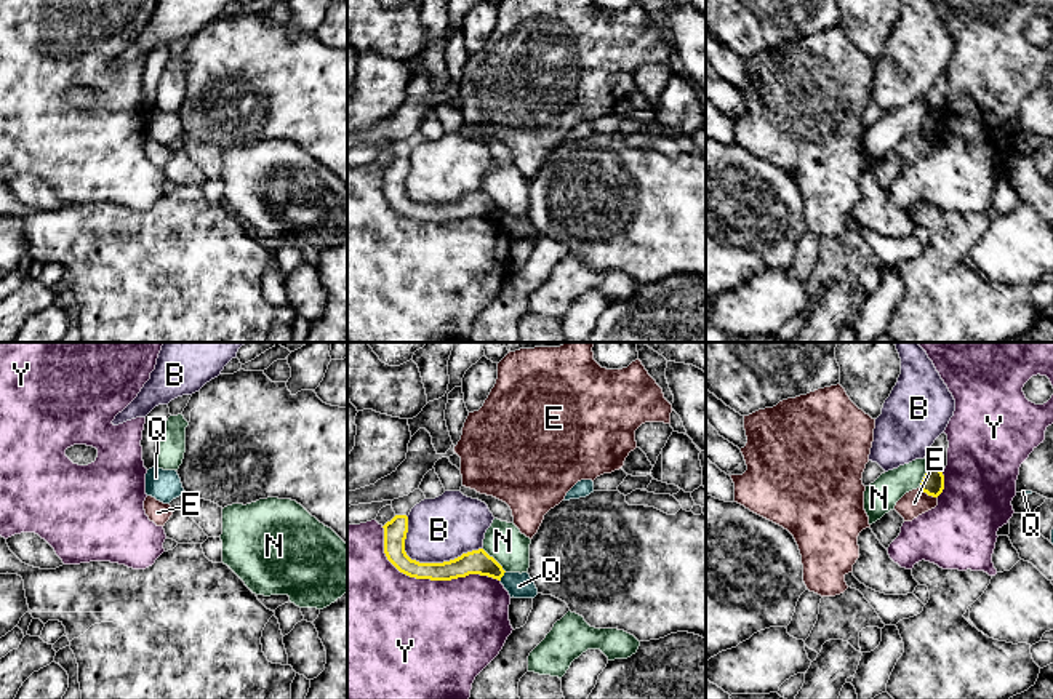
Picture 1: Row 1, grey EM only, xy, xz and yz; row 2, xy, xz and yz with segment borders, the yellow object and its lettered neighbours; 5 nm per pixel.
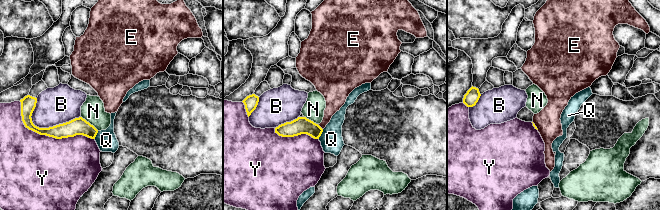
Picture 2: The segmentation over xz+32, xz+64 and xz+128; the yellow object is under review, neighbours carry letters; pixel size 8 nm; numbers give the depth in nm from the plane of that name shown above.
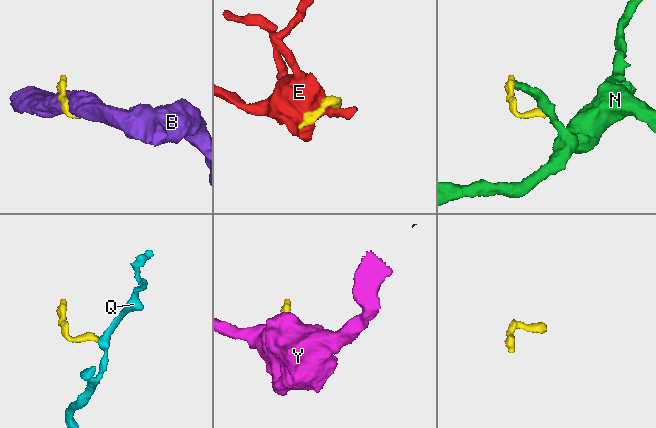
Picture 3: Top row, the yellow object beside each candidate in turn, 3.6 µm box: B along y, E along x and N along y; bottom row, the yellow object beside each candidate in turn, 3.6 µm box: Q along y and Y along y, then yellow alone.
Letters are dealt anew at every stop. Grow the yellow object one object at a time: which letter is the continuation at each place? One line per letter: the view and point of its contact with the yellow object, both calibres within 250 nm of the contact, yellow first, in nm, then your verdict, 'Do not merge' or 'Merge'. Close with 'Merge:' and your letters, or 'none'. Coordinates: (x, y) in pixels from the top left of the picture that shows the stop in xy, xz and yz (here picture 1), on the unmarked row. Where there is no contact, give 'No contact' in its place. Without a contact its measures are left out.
B: Touches yellow at xz (426, 205). Thickness 120 nm (yellow) against 320 nm. Do not merge
E: Touches yellow at yz (928, 136). Thickness 110 nm (yellow) against 130 nm. Do not merge
N: Touches yellow at xz (495, 202). Thickness 130 nm (yellow) against 190 nm. Do not merge
Q: Touches yellow at xz (503, 216). Thickness 130 nm (yellow) against 130 nm. Do not merge
Y: Touches yellow at xz (428, 219). Thickness 120 nm (yellow) against 480 nm. Do not merge
Merge: none

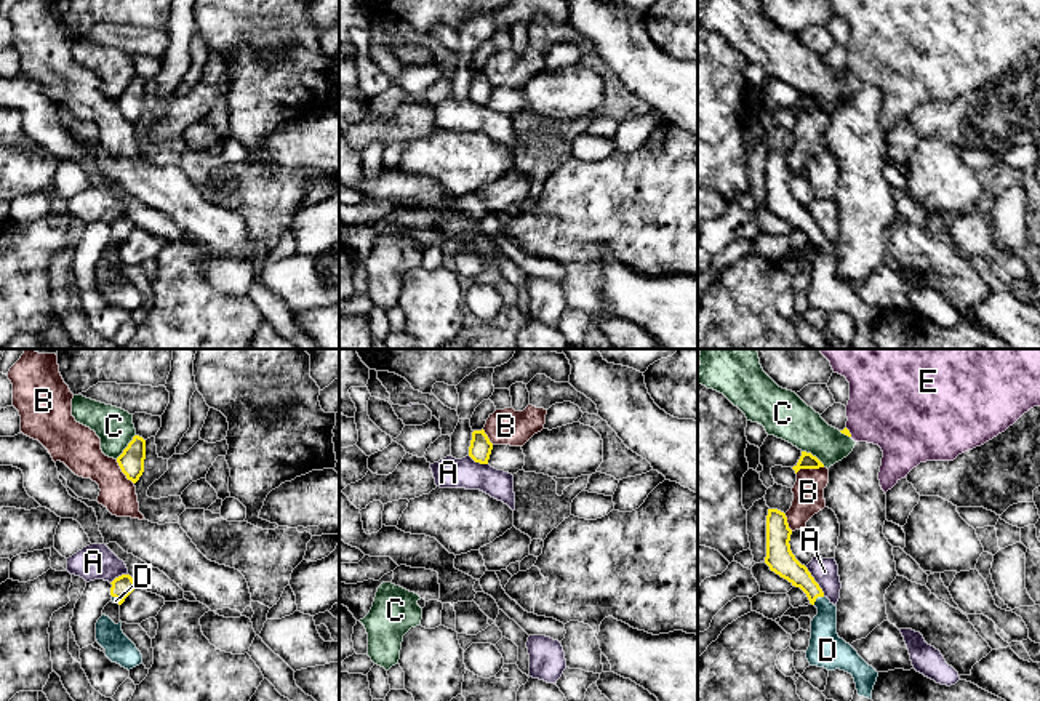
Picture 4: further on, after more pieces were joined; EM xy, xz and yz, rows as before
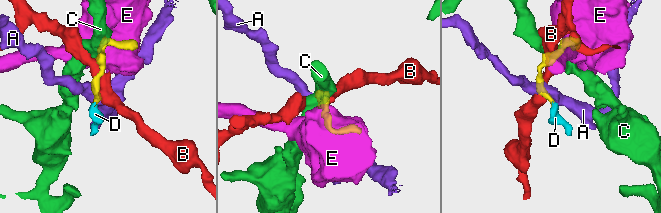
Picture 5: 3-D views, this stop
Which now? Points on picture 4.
A: Touches yellow at yz (815, 223). Thickness 140 nm (yellow) against 130 nm. Do not merge
B: Touches yellow at yz (808, 109). Thickness 80 nm (yellow) against 160 nm. Do not merge
C: Touches yellow at xy (127, 88). Thickness 130 nm (yellow) against 190 nm. Do not merge
D: Touches yellow at yz (816, 239). Thickness 140 nm (yellow) against 160 nm. Merge
E: Touches yellow at yz (848, 74). Thickness 40 nm (yellow) against 420 nm. Do not merge
Merge: D

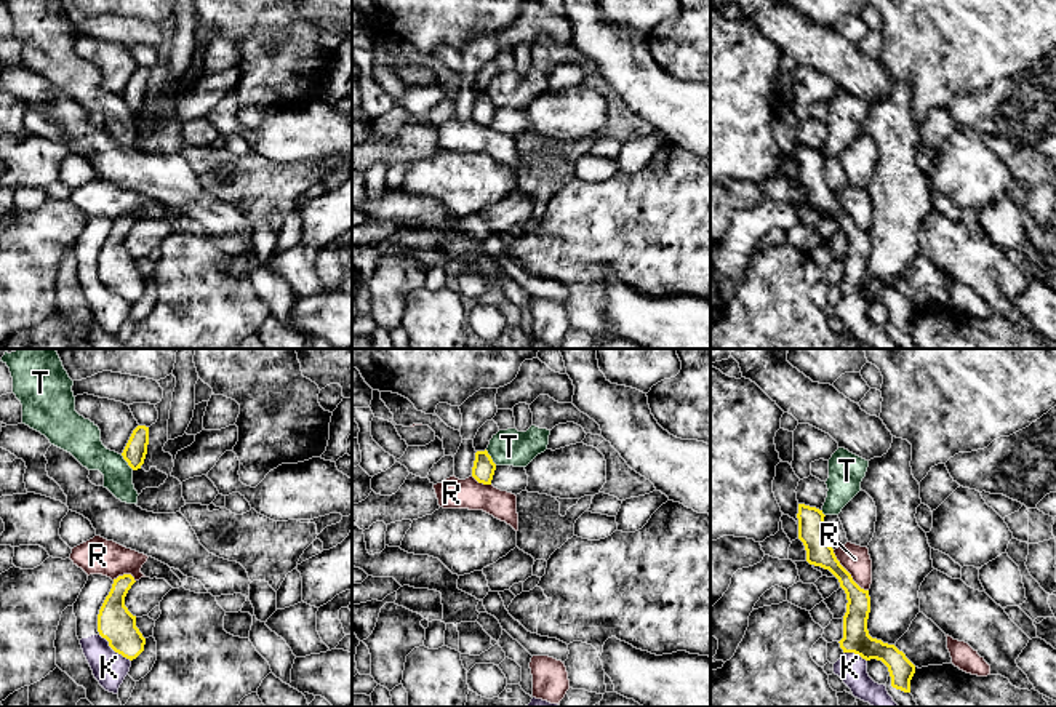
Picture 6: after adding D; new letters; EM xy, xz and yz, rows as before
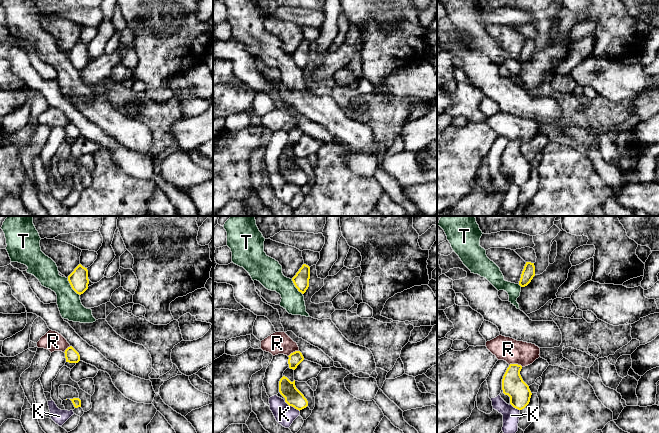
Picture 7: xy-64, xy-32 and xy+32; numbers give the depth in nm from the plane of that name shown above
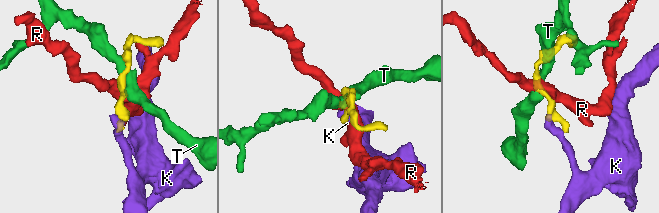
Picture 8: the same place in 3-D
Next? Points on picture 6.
K: Touches yellow at xy (114, 291). Thickness 180 nm (yellow) against 170 nm. Do not merge
R: Touches yellow at yz (848, 215). Thickness 130 nm (yellow) against 140 nm. Do not merge
T: Touches yellow at xy (127, 103). Thickness 120 nm (yellow) against 180 nm. Do not merge
Merge: none

